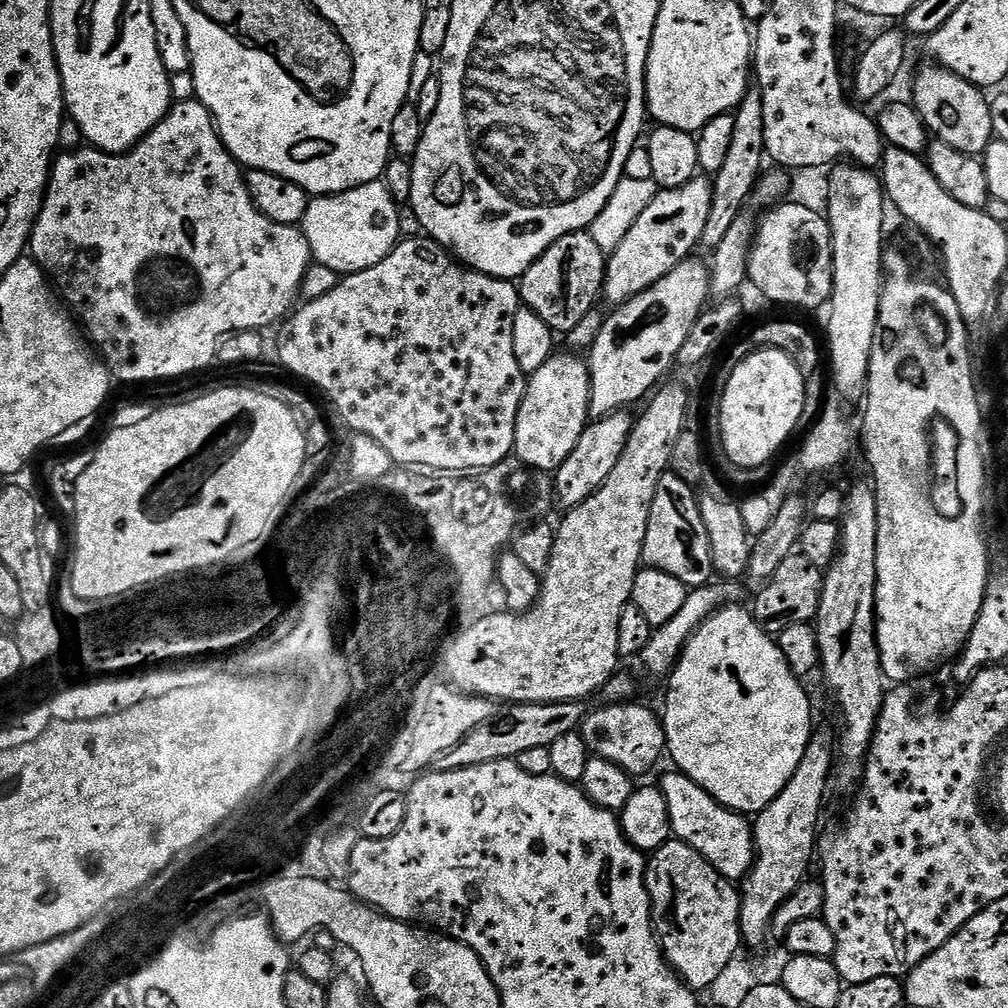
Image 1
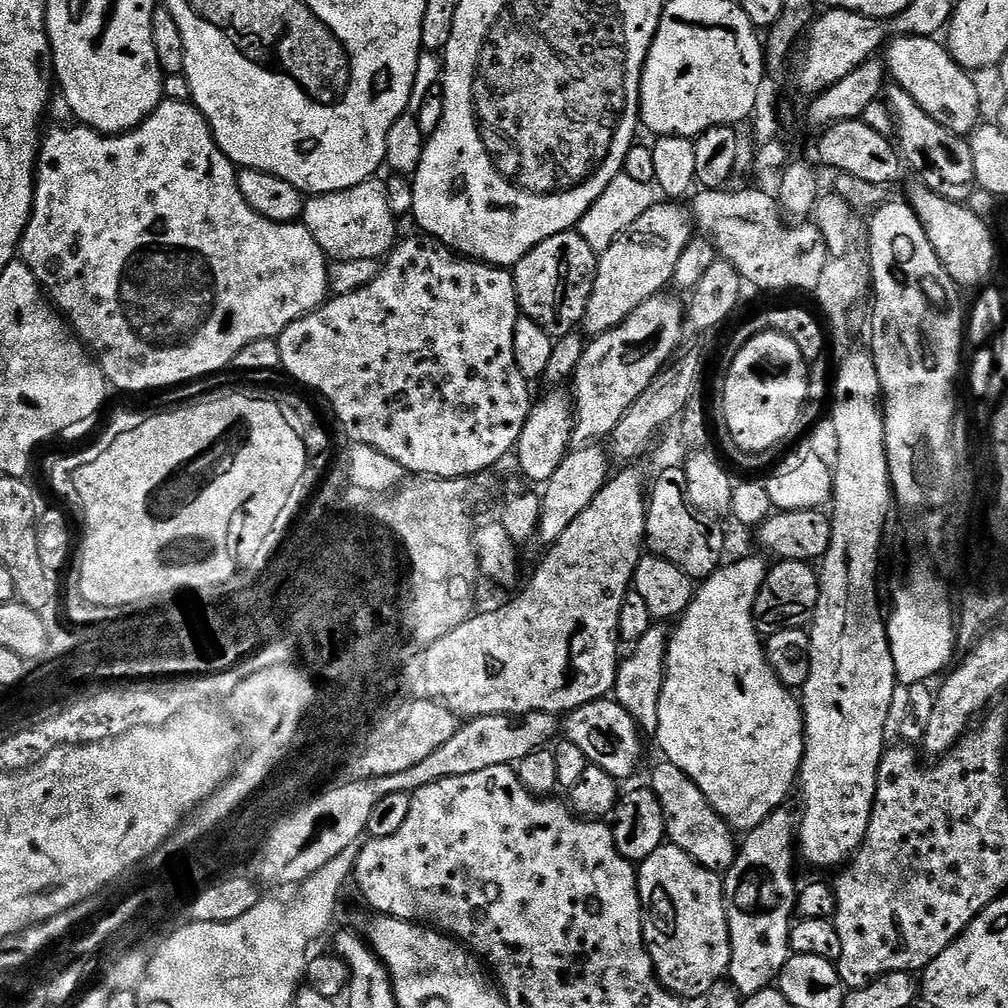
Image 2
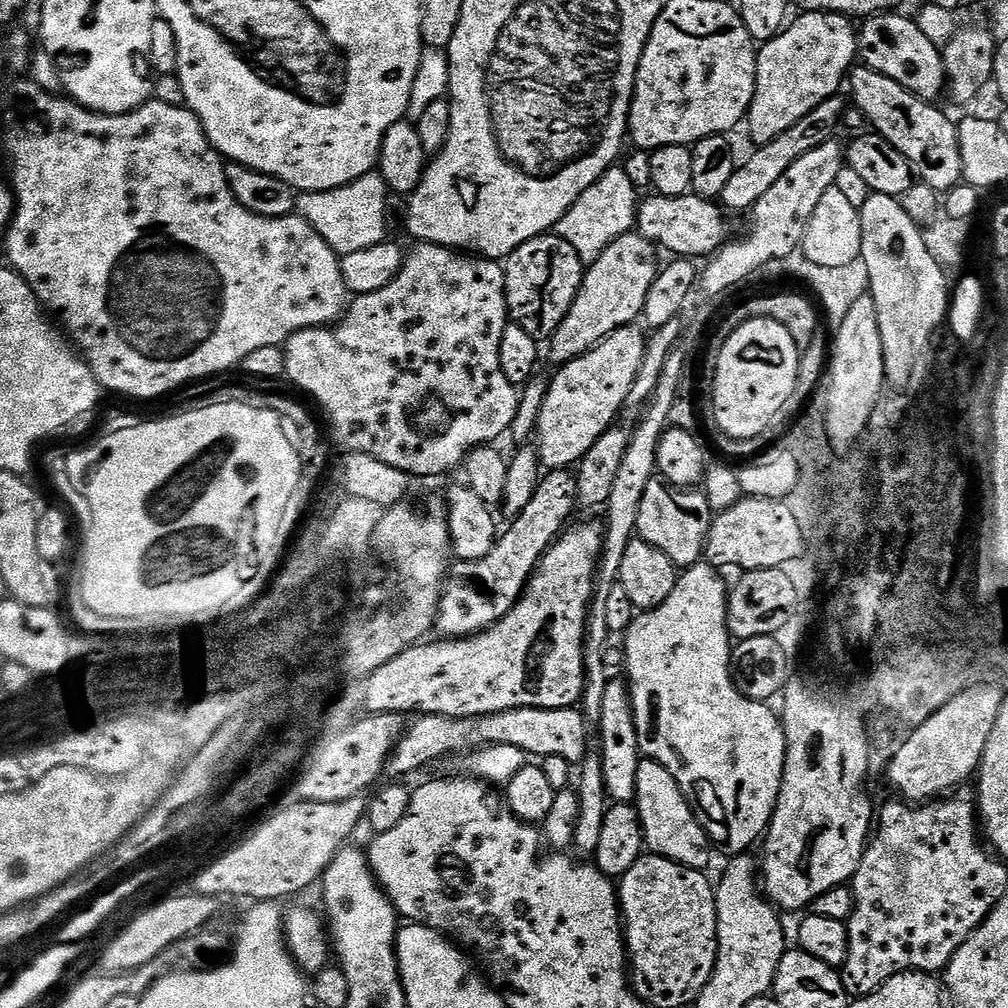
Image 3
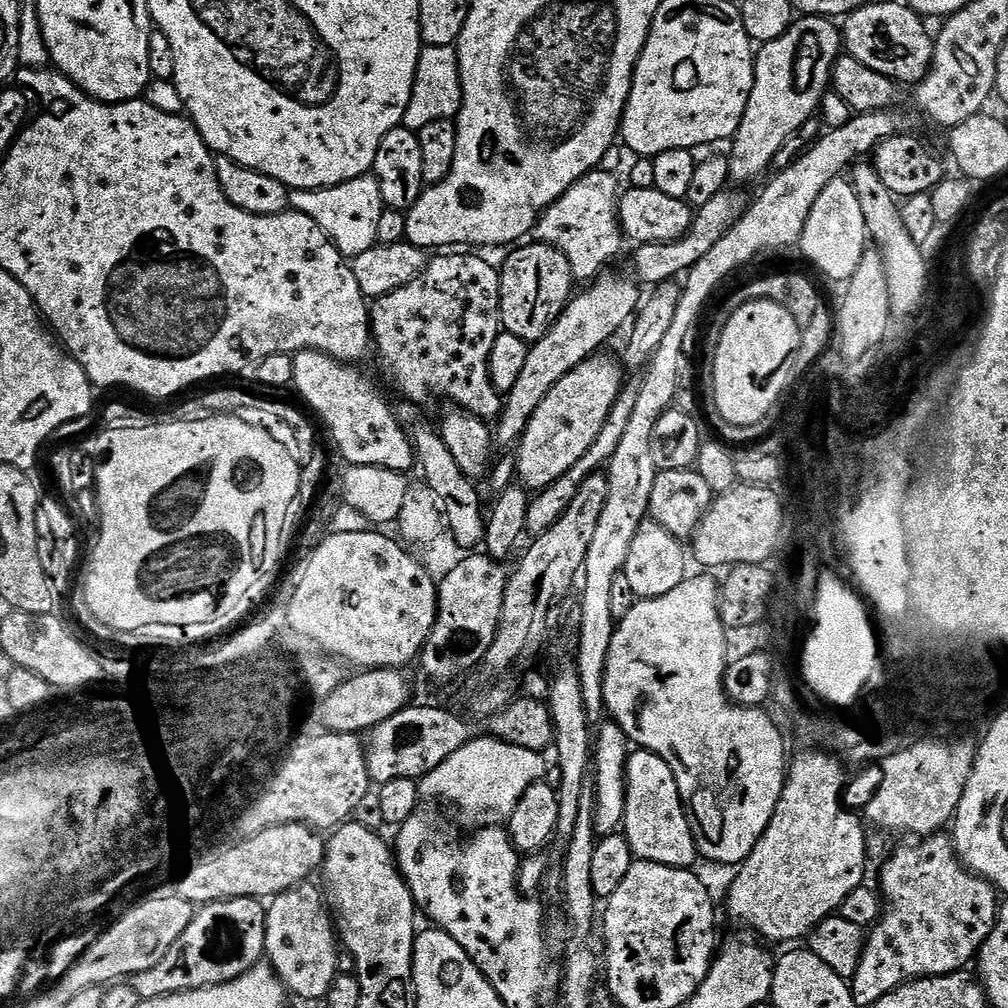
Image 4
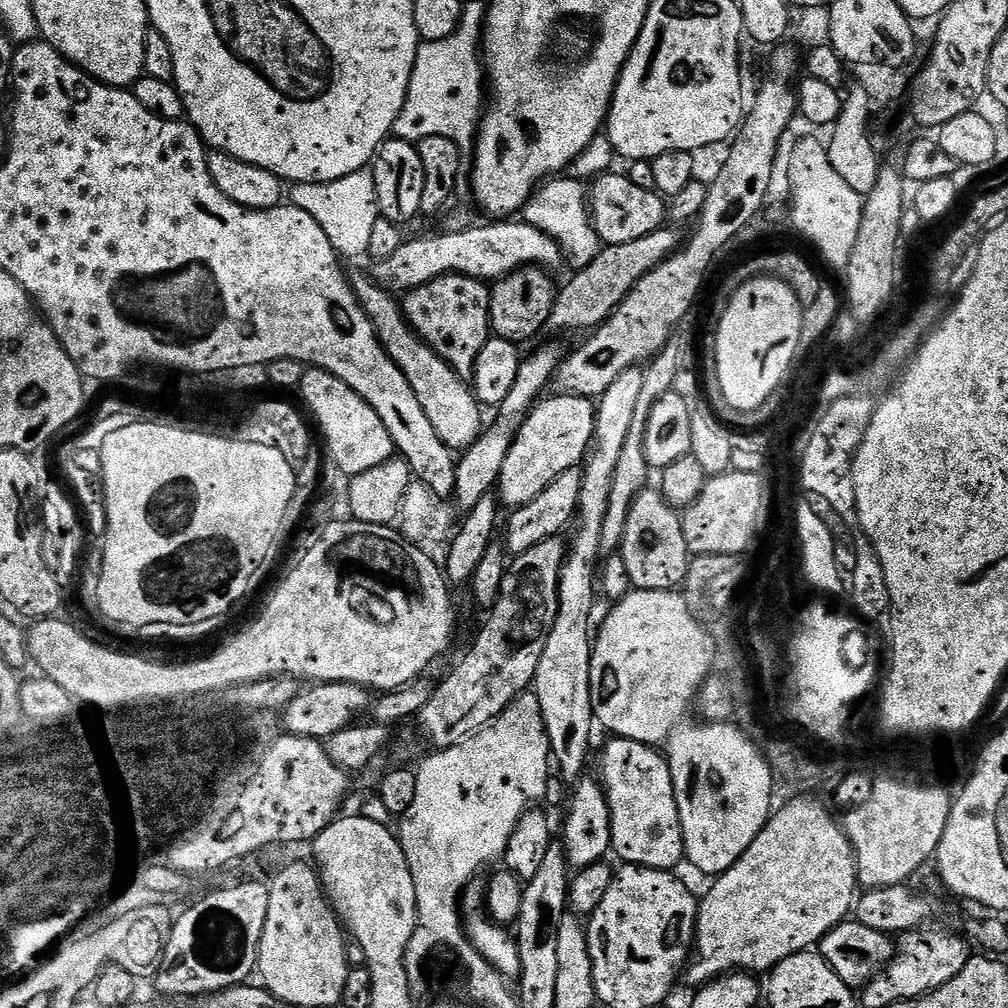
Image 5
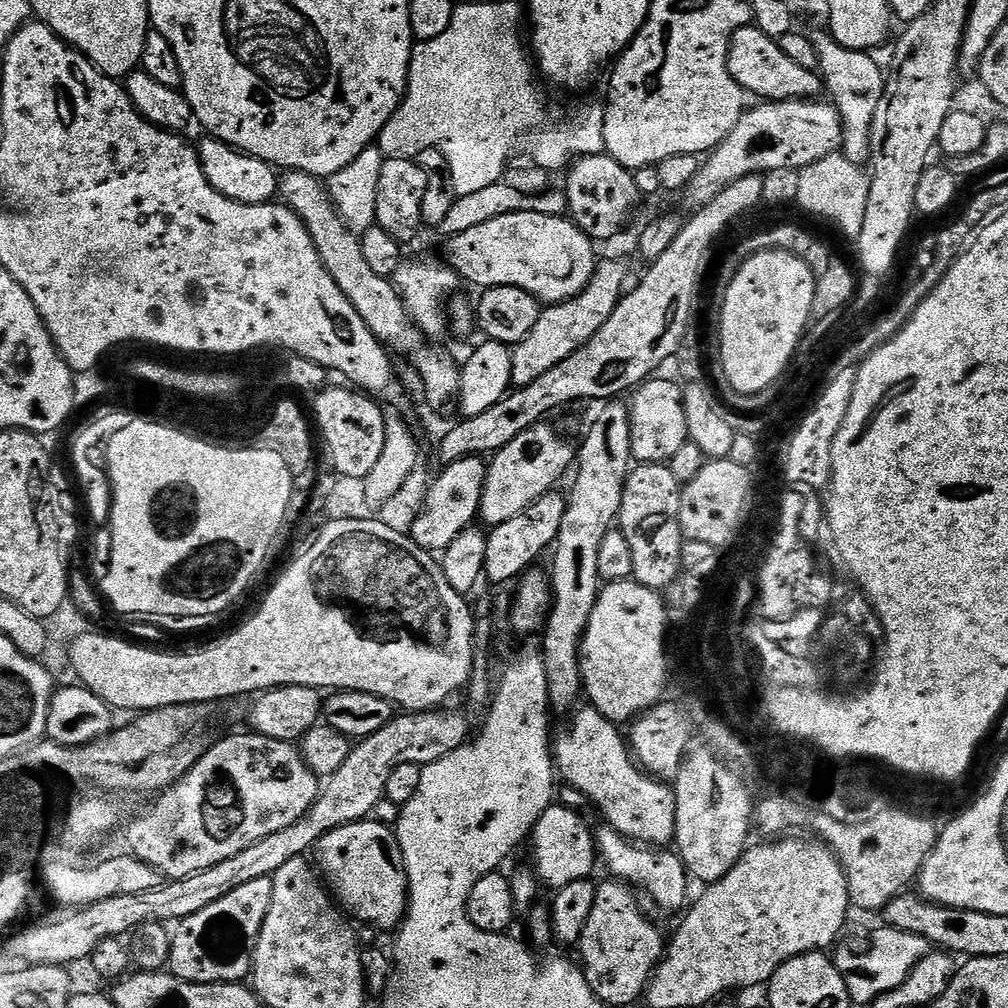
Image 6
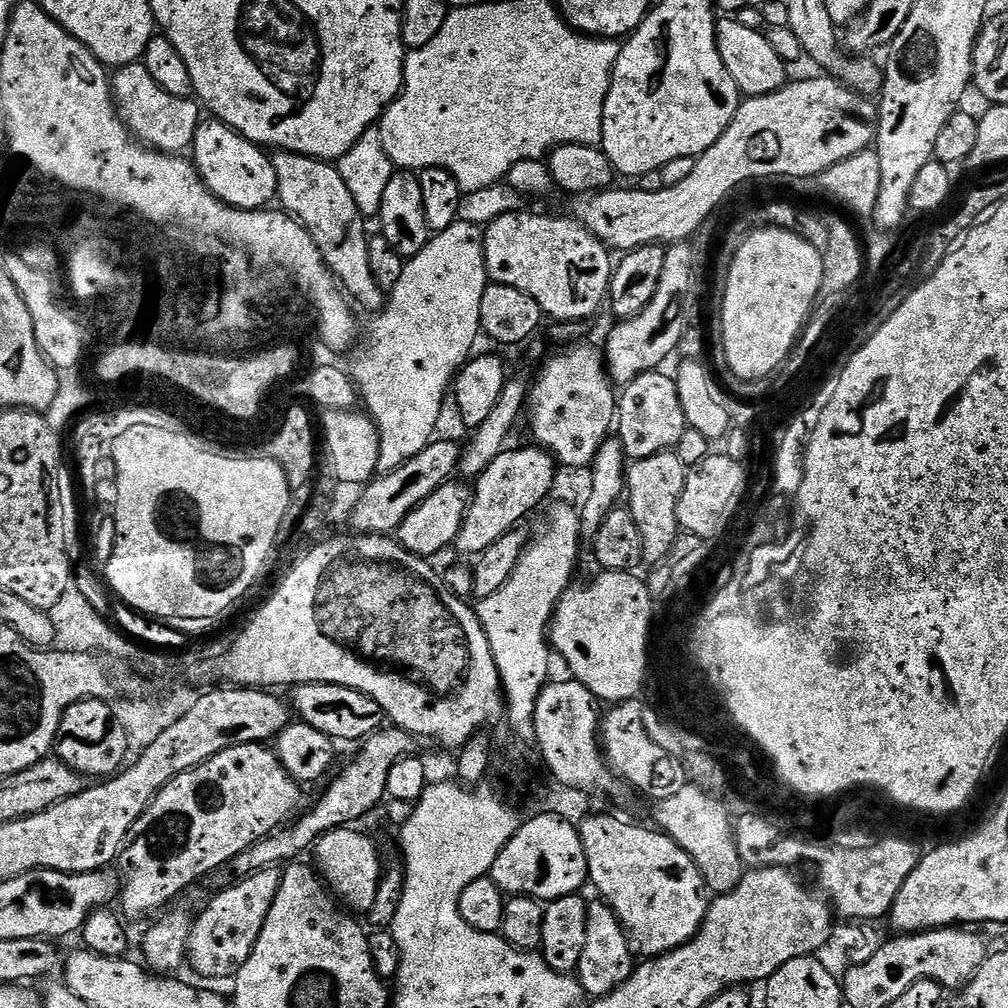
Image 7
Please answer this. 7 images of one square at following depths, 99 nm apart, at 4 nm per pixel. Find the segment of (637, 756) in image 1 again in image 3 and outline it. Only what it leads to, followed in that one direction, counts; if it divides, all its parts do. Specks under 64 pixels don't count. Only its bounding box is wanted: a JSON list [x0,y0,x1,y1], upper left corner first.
[387,707,589,778]

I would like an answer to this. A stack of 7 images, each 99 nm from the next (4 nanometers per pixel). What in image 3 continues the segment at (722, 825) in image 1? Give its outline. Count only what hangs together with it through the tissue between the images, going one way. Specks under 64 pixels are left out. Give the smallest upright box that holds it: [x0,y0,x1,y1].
[634,759,713,869]

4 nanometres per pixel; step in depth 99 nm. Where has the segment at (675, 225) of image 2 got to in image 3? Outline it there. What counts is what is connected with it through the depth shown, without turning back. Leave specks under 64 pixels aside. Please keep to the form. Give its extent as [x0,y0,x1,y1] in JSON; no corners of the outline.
[550,230,662,365]

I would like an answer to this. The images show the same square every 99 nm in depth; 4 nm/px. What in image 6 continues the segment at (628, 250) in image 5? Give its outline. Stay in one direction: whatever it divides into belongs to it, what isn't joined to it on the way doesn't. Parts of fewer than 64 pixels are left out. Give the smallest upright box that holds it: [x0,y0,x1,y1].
[512,259,628,388]

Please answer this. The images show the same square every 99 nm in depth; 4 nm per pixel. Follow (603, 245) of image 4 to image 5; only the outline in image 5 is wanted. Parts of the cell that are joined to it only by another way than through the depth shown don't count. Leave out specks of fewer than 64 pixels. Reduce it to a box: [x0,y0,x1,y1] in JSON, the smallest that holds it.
[522,178,602,269]

